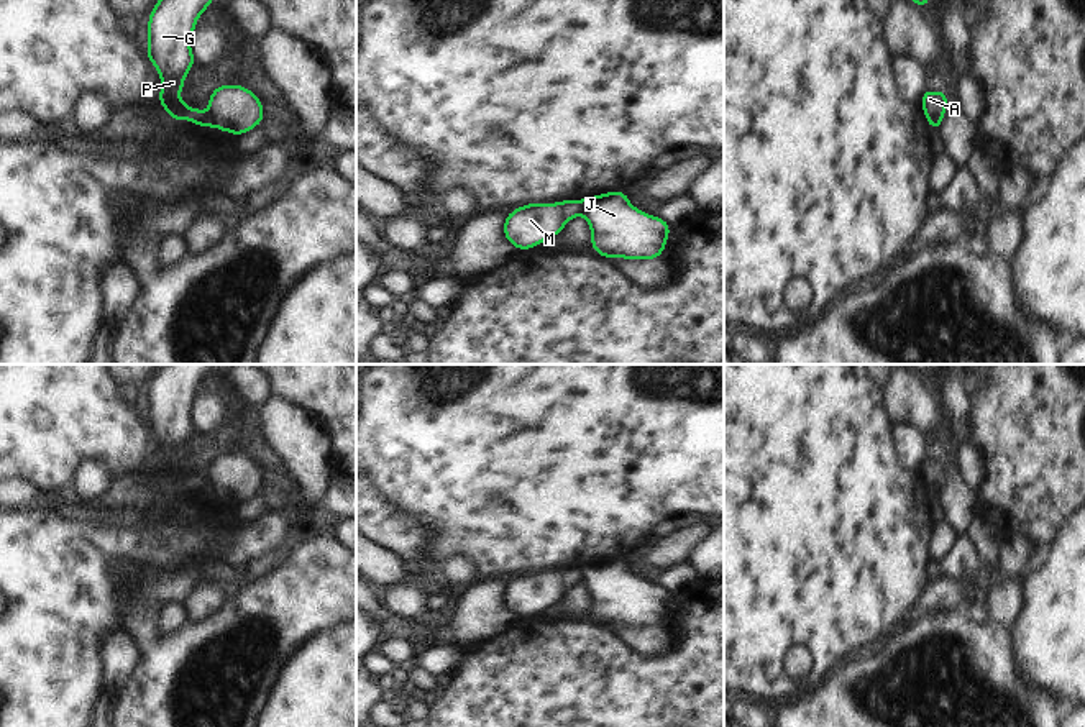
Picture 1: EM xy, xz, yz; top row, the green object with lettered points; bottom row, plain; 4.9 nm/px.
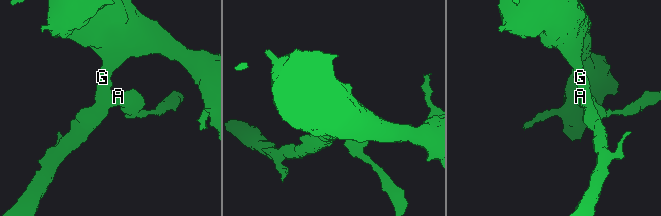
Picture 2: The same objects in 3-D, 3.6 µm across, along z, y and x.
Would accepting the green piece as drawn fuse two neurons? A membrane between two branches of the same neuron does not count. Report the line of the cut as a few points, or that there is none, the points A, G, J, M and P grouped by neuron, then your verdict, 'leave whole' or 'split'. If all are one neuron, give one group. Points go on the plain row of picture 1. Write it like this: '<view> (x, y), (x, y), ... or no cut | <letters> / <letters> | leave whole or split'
xz (580, 568), (581, 580) | A J / G M P | split

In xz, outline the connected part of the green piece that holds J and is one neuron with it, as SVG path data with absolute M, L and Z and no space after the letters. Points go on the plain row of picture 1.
M622 558L583 566L581 583L602 625L655 627L666 614L670 591L632 574Z

